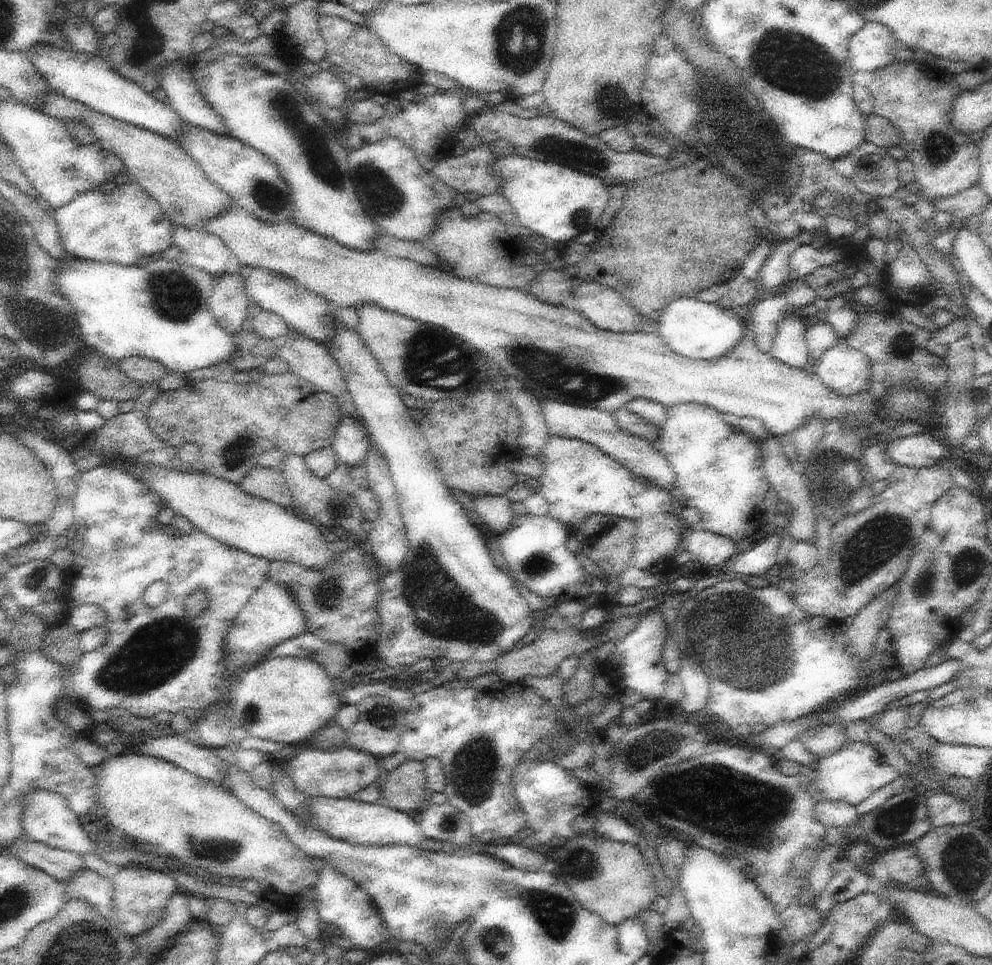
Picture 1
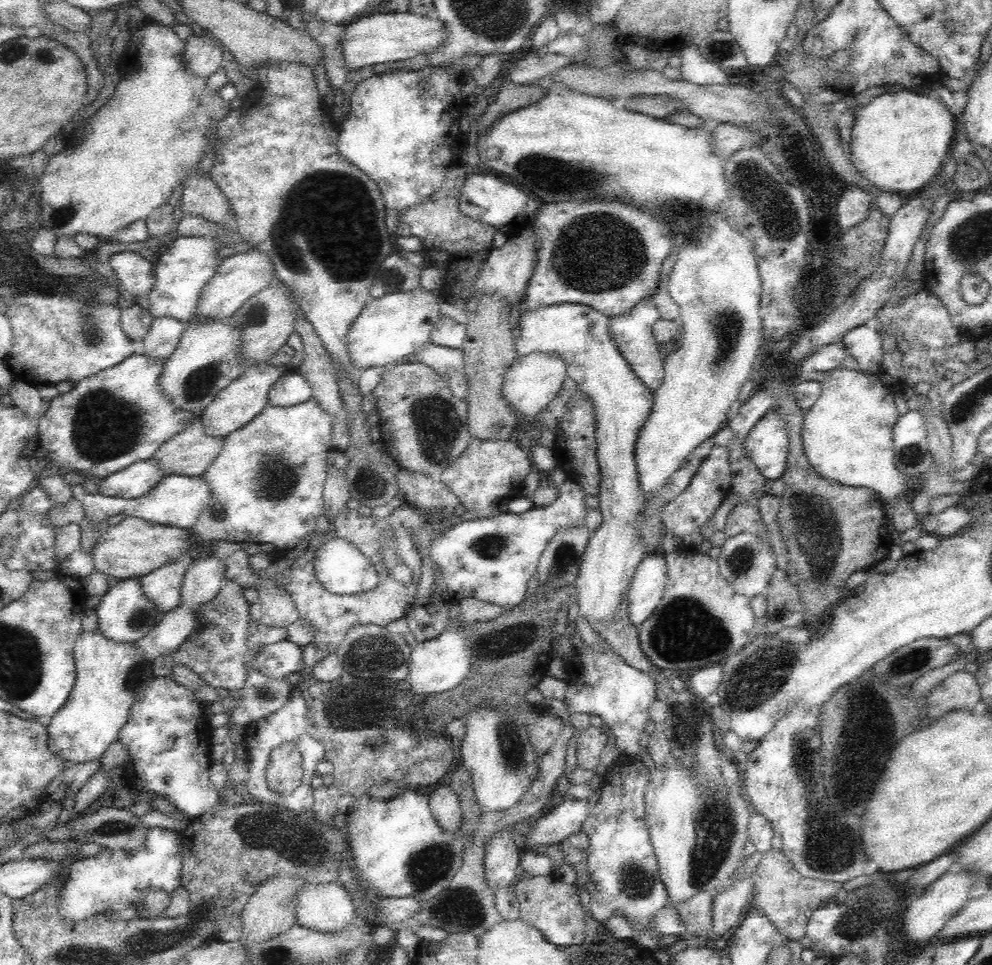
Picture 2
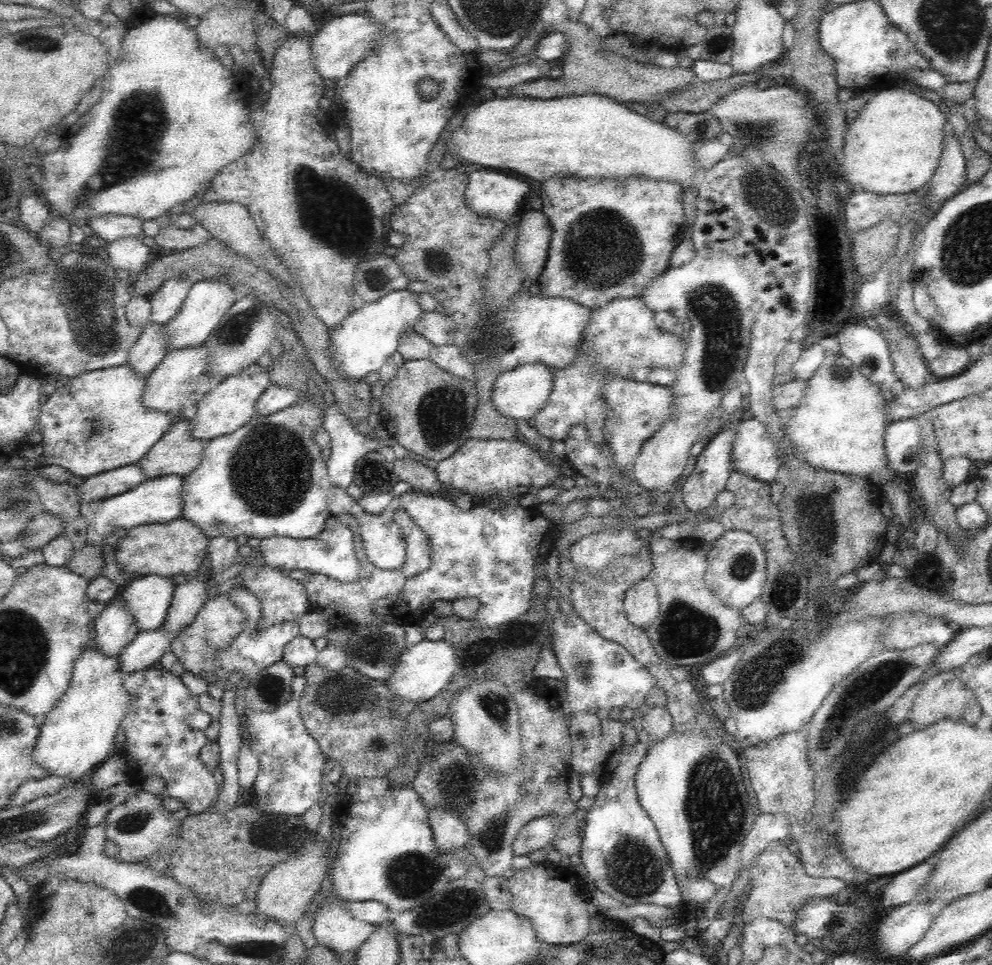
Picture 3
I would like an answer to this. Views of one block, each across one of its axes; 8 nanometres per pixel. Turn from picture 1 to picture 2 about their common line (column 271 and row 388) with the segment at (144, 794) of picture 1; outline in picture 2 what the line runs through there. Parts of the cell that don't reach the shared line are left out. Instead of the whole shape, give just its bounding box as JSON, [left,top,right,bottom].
[802,366,908,510]

